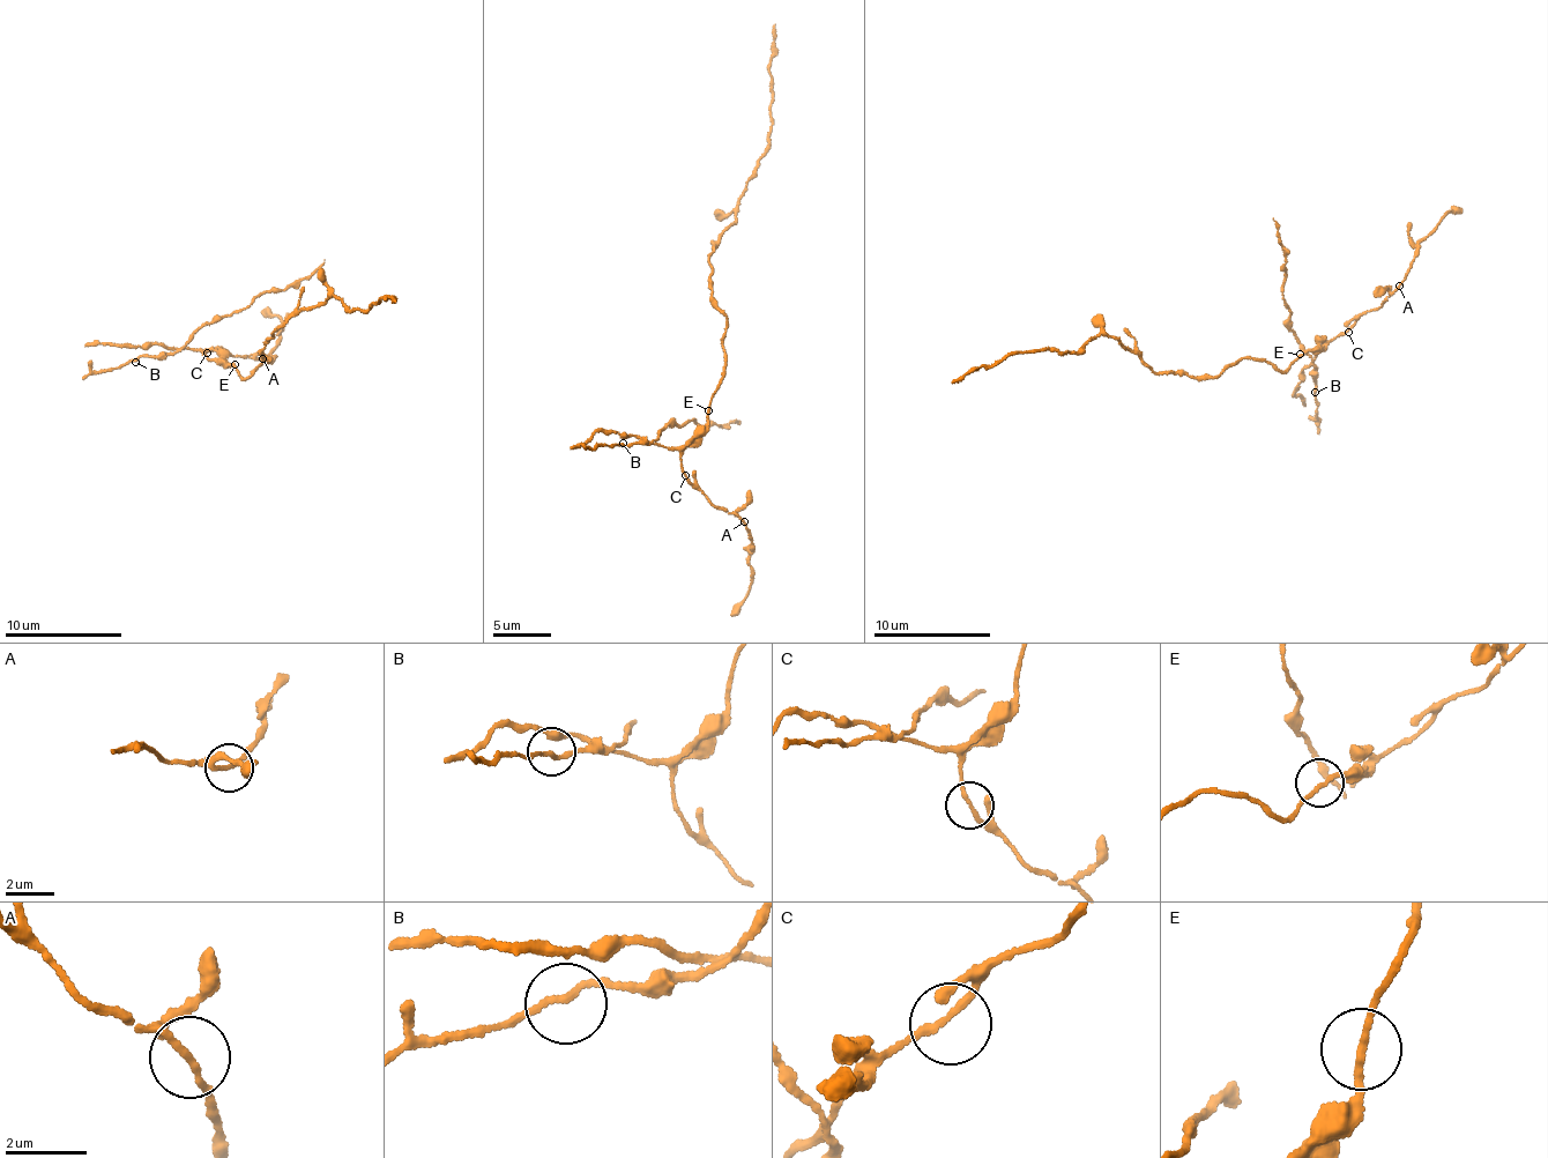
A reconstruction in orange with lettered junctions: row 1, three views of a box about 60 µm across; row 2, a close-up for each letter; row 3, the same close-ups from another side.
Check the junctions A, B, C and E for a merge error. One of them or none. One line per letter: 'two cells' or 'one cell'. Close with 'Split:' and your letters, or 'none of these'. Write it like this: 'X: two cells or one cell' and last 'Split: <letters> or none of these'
A: one cell
B: one cell
C: one cell
E: one cell
Split: none of these

